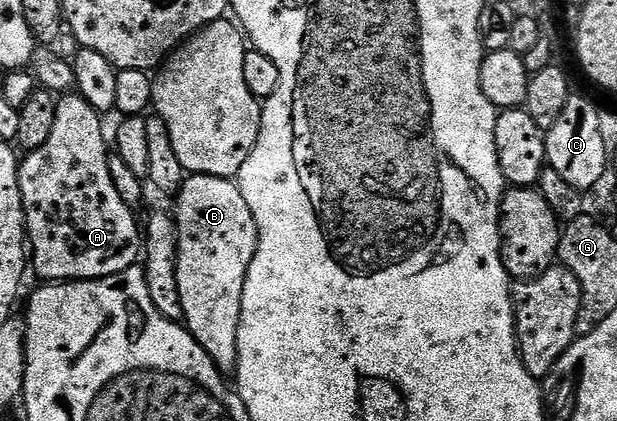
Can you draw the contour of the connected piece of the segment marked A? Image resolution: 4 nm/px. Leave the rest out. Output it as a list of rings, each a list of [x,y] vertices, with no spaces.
[[[77,93],[62,95],[56,105],[56,125],[52,125],[52,137],[40,145],[40,149],[25,152],[24,158],[18,165],[18,184],[20,185],[20,197],[22,198],[22,218],[24,220],[24,230],[28,240],[28,255],[32,260],[32,271],[39,275],[39,280],[53,281],[55,283],[69,283],[76,279],[103,279],[109,275],[114,275],[118,271],[123,271],[135,266],[138,260],[138,225],[134,221],[135,213],[132,207],[121,199],[112,181],[112,173],[108,173],[108,161],[111,152],[108,150],[108,135],[102,132],[103,116],[99,115],[84,97]]]

